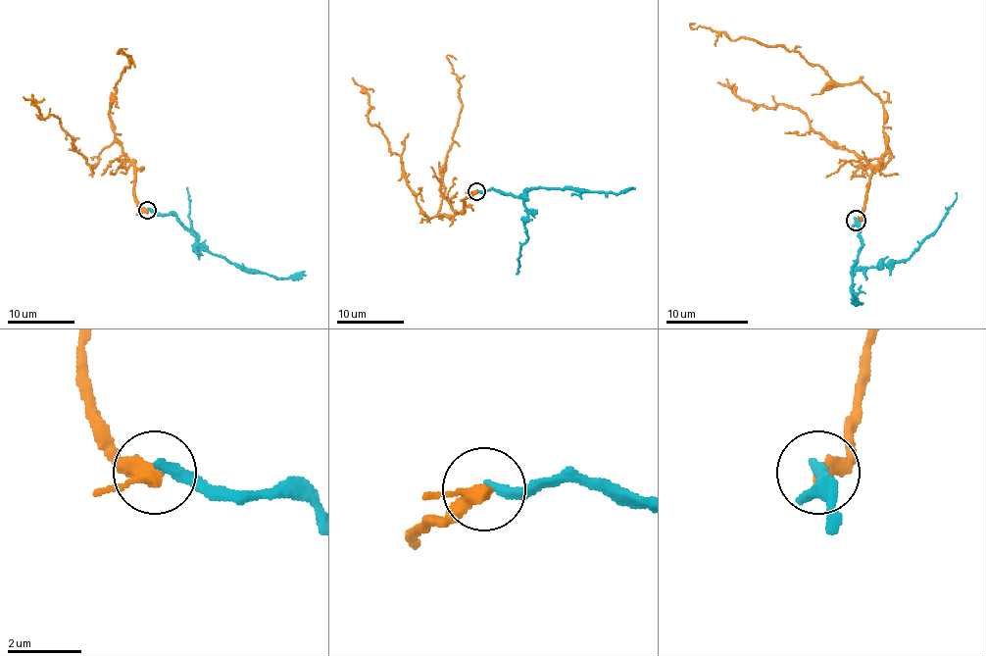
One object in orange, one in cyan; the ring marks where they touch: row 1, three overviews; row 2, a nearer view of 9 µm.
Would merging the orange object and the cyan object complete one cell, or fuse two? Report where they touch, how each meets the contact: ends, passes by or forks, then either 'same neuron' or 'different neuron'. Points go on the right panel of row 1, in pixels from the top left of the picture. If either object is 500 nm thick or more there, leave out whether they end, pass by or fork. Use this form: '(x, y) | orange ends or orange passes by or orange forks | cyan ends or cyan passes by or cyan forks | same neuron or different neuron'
(856, 221) | orange passes by | cyan ends | different neuron

